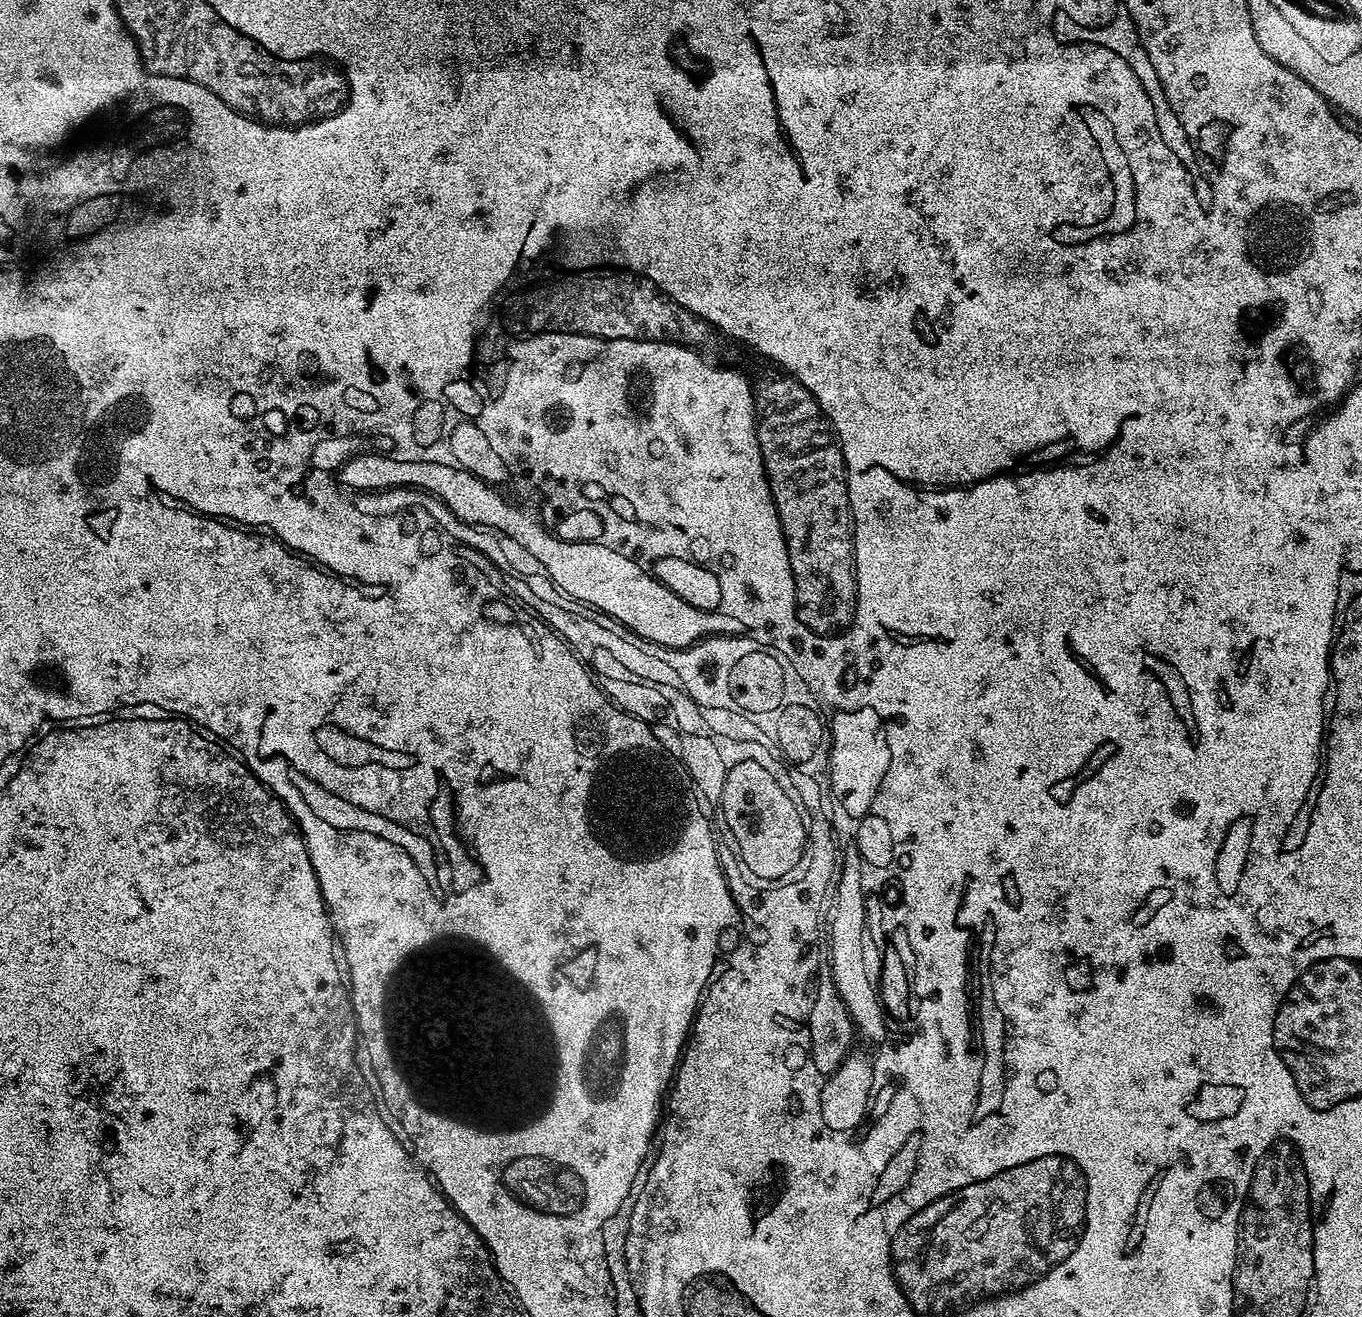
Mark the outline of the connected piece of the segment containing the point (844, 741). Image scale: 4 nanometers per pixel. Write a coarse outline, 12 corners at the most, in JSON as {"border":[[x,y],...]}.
{"border":[[870,710],[841,712],[826,777],[859,822],[884,781],[890,750]]}

